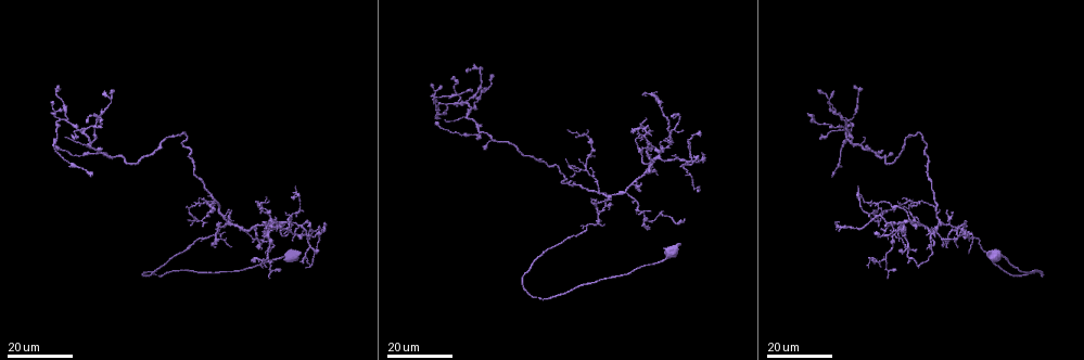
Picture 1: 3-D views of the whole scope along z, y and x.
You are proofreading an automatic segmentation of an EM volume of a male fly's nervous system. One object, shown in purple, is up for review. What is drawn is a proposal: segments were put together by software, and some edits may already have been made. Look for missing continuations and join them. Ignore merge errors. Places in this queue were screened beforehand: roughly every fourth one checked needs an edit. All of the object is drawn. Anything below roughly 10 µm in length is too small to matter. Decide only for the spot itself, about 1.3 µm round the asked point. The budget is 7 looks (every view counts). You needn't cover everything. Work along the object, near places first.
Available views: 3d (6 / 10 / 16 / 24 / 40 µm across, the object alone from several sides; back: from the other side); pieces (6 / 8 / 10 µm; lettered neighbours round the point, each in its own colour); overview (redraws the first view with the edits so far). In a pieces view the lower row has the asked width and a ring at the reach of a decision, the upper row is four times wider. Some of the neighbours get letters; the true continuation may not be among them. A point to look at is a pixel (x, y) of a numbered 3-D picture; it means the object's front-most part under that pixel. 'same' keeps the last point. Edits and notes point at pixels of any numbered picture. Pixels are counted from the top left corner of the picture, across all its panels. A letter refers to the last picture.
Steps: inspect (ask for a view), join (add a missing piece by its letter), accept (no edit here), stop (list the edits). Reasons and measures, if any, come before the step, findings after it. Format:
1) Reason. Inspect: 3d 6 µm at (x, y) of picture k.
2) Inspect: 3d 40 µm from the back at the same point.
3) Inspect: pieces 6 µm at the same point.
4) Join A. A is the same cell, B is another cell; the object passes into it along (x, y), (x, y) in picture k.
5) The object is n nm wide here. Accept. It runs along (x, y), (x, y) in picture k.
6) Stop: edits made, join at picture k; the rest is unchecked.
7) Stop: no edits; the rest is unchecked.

Inspect: 3d 16 µm at (835, 90) of picture 1.

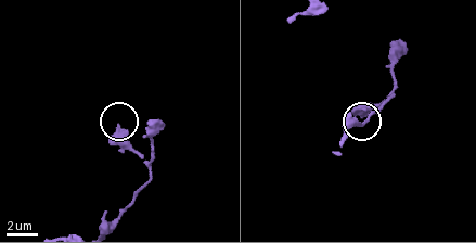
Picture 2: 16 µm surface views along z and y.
Inspect: pieces 8 µm at (119, 125) of picture 2.

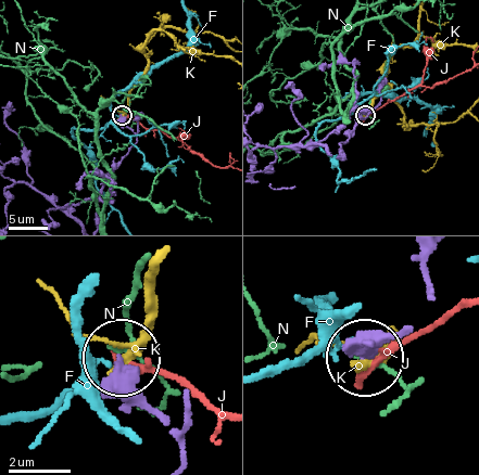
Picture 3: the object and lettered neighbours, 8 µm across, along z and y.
Accept. F, J, K and N are other cells; it runs along (179, 461), (179, 438), (123, 362) in picture 3; no lettered piece goes on from it.

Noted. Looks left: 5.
An open end. Inspect: 3d 24 µm at (268, 210) of picture 1.

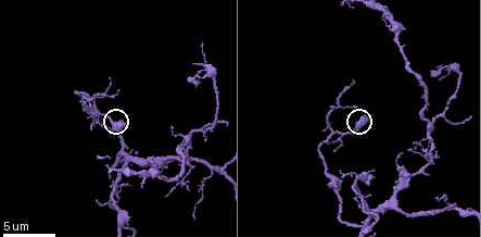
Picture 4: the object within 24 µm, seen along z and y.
Inspect: pieces 6 µm at (122, 122) of picture 4.

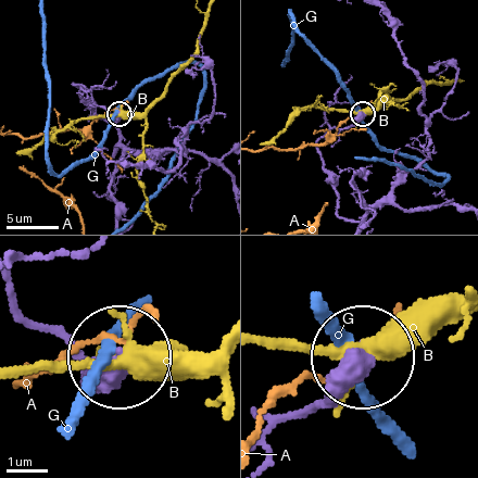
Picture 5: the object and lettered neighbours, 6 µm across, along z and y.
Accept. A, B and G are other cells; none of them fits.

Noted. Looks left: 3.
Branch stops here. Inspect: 3d 24 µm at (700, 137) of picture 1.

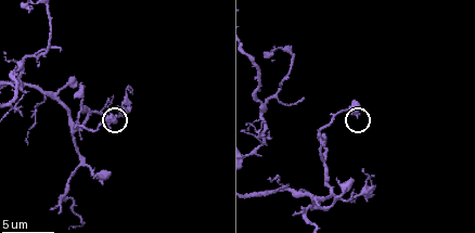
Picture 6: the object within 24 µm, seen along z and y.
Inspect: pieces 6 µm at (357, 116) of picture 6.

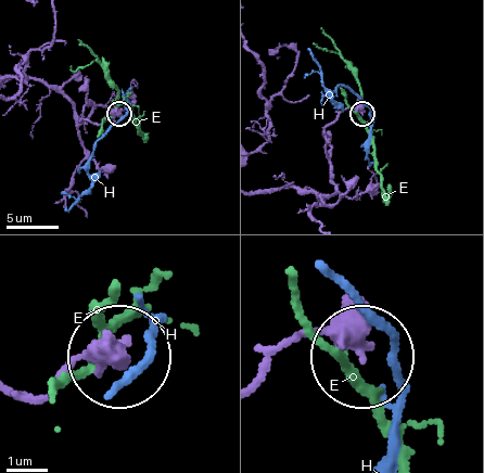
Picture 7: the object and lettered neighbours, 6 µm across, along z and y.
Accept. E and H are other cells; it runs along (262, 367), (303, 335), (334, 335), (361, 353) in picture 7; none of them fits.

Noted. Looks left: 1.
Stop: no edits; the rest is unchecked.

